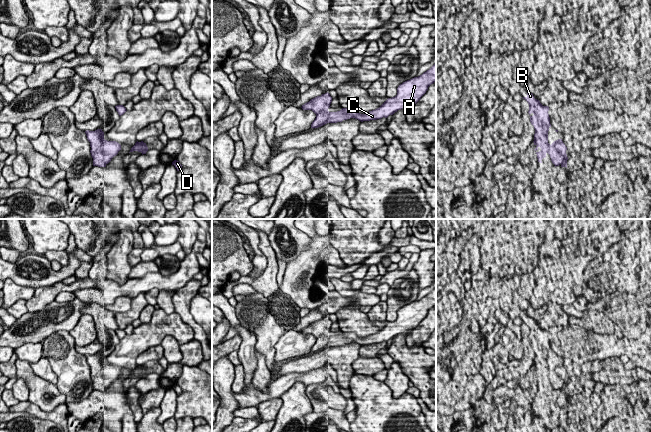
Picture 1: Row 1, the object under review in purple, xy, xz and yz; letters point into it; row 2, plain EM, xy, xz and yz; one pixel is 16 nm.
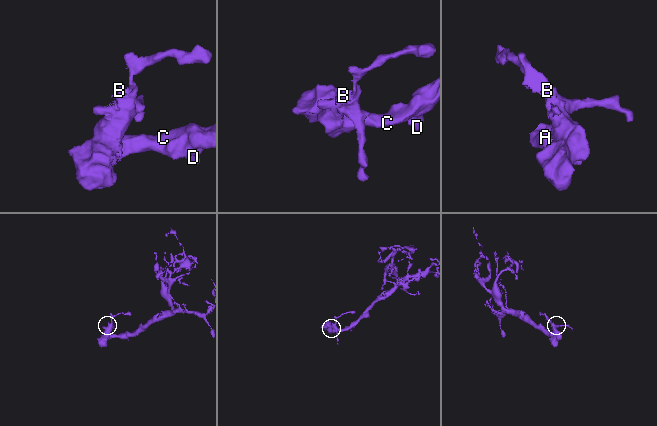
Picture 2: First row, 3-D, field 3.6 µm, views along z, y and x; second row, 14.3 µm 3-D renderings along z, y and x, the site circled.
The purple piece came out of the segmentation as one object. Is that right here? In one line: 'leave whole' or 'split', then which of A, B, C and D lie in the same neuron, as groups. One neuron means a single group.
split; A C D / B

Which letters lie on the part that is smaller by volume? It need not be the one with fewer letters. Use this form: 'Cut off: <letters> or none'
Cut off: B

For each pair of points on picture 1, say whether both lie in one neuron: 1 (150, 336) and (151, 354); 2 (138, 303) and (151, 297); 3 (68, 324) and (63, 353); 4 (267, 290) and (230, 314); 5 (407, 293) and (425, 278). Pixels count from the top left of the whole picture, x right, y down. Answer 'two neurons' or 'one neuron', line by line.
1: two neurons
2: two neurons
3: two neurons
4: two neurons
5: two neurons

